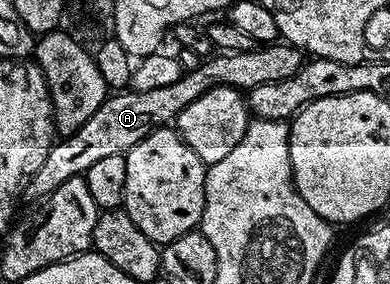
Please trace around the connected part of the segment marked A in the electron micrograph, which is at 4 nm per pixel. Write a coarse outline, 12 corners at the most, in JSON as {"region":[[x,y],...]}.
{"region":[[302,49],[216,52],[177,83],[115,91],[56,140],[27,182],[42,202],[97,159],[126,155],[218,85],[289,79]]}

